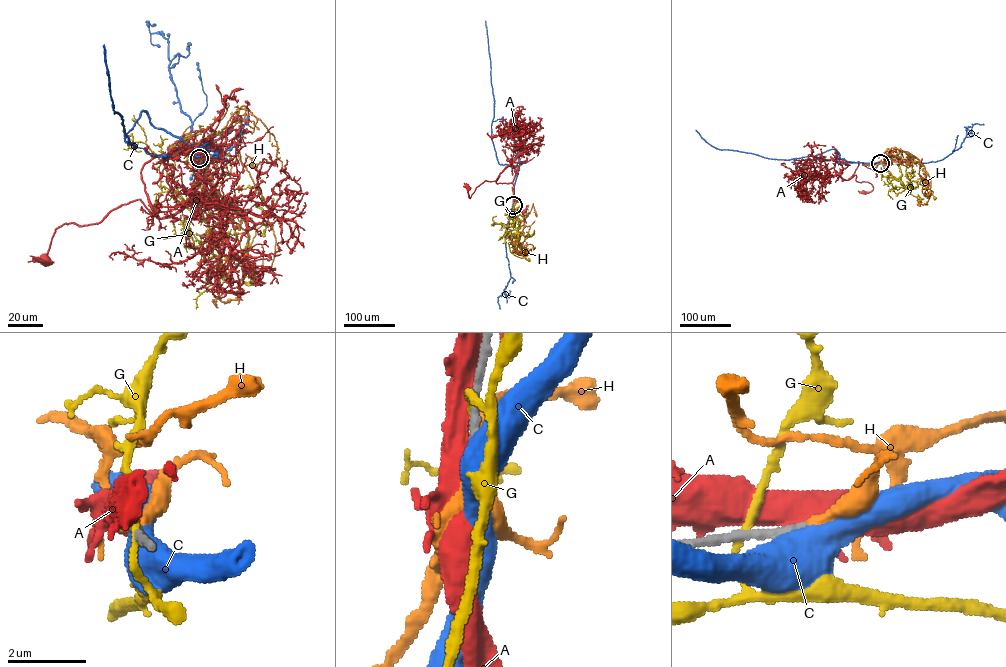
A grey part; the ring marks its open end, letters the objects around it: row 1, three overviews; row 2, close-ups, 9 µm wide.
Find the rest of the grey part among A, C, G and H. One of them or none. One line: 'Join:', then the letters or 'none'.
Join: H

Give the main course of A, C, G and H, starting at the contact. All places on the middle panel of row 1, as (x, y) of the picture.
A: (512, 205), (513, 185), (497, 183), (500, 173), (495, 181), (481, 183), (469, 198), (468, 188)
C: (512, 205), (517, 171), (499, 163), (491, 137), (494, 100), (485, 21)
G: (512, 205), (511, 217), (517, 233), (508, 243), (510, 251), (529, 260)
H: (512, 205), (504, 234), (518, 252), (527, 255), (518, 244), (519, 248)

